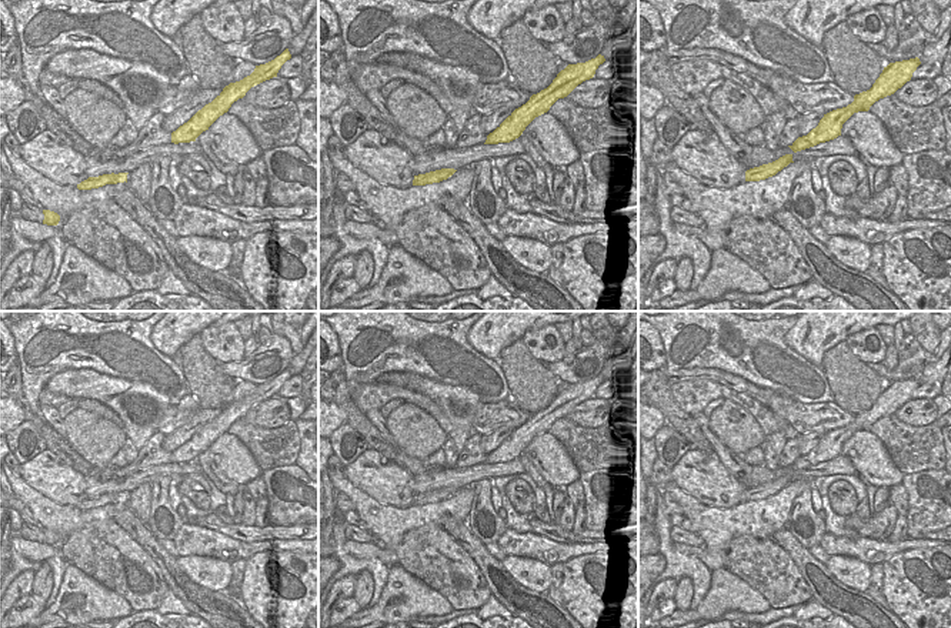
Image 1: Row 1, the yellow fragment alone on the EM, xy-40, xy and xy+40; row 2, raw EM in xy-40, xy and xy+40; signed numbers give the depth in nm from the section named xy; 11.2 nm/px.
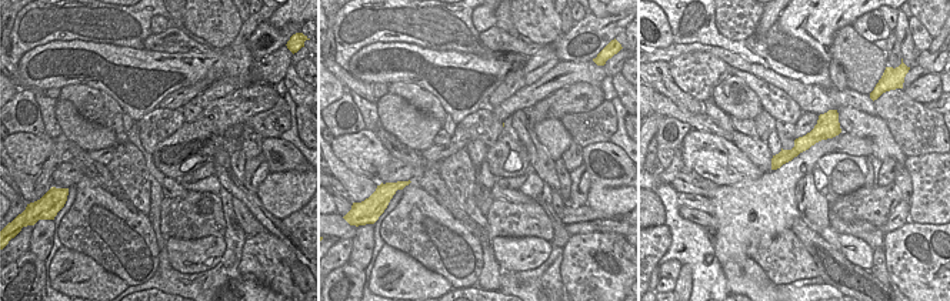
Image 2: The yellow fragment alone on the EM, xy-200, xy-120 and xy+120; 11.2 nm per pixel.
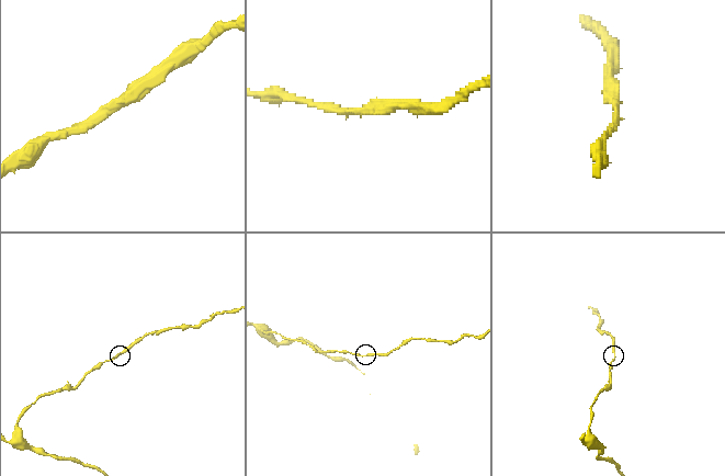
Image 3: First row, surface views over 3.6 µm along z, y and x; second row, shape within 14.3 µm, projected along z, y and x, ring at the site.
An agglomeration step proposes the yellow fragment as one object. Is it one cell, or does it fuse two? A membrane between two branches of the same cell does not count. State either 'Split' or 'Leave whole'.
Leave whole.

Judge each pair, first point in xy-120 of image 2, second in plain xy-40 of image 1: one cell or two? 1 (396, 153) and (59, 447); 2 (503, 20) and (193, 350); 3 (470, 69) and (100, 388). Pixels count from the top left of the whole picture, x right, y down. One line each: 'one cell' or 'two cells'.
1: one cell
2: one cell
3: one cell

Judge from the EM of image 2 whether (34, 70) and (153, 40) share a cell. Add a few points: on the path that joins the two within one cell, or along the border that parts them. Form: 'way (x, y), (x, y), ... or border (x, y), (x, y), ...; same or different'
border (143, 49), (177, 53); different

